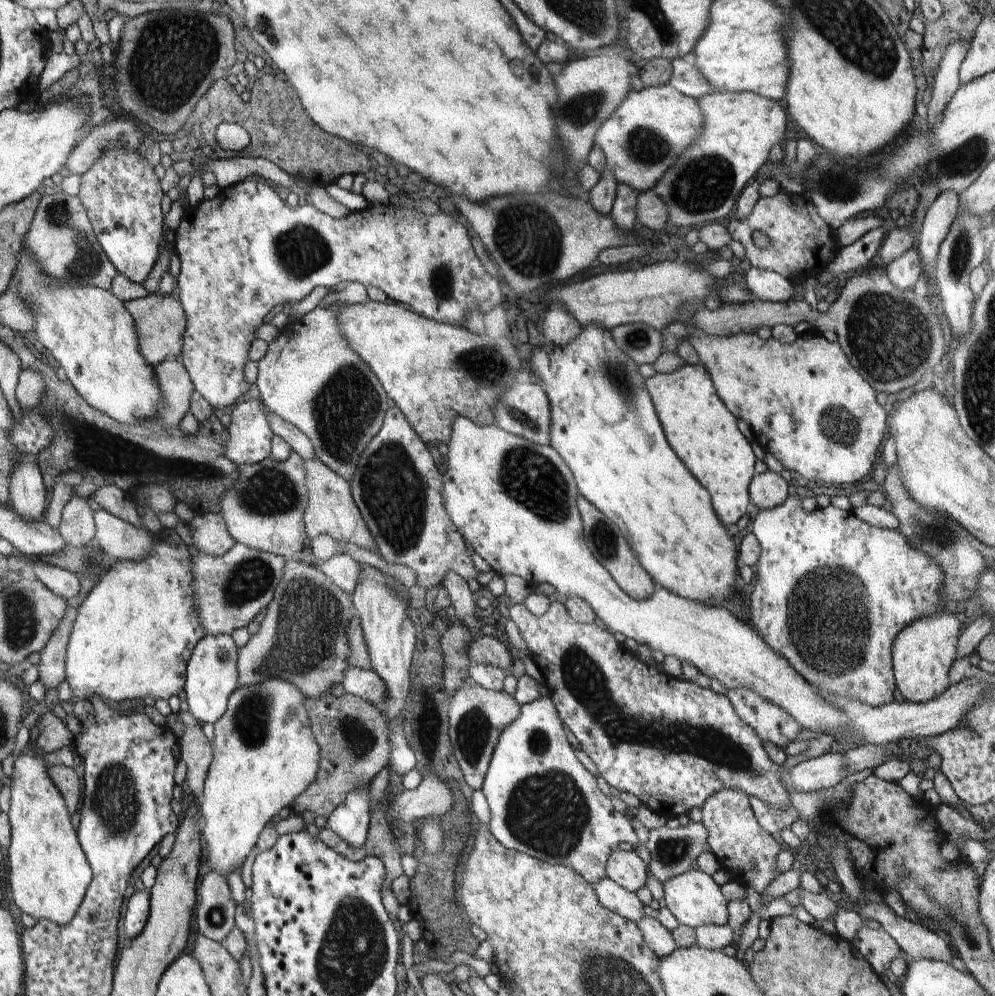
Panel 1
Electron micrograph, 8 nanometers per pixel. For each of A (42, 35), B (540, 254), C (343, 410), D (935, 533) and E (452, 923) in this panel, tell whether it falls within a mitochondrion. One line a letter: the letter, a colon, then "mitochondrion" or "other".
A: other
B: mitochondrion
C: mitochondrion
D: mitochondrion
E: mitochondrion

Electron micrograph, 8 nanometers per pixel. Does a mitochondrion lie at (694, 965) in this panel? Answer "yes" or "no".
no

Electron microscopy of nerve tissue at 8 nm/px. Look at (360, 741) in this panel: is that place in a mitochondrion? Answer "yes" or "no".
yes

